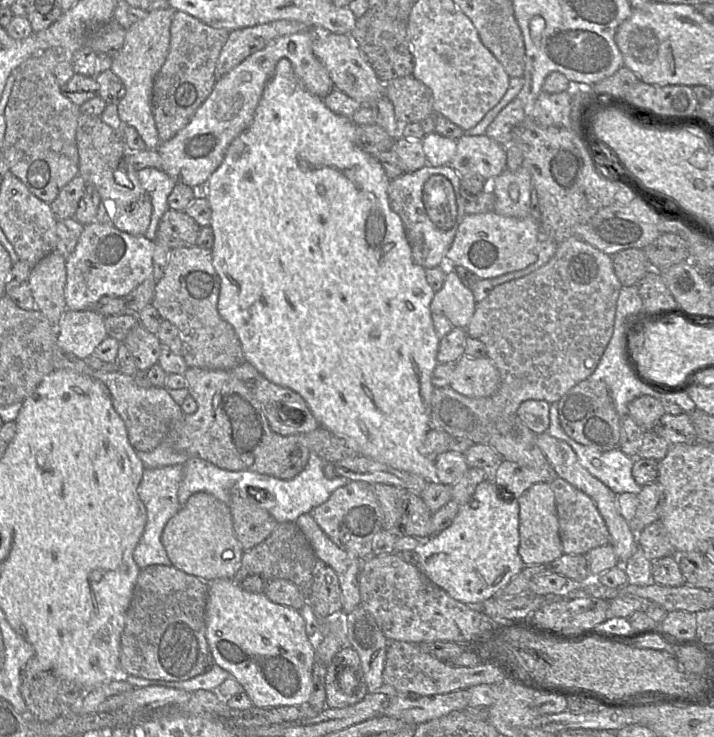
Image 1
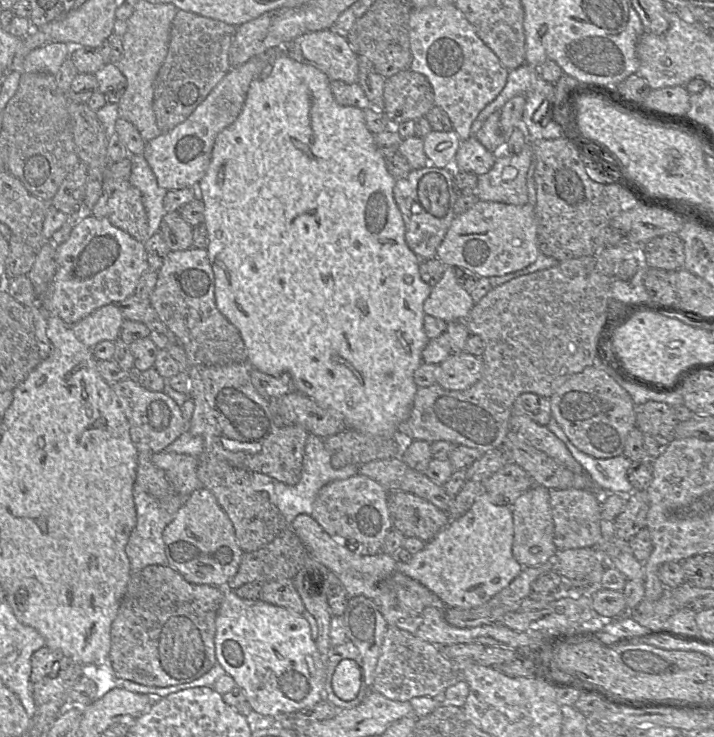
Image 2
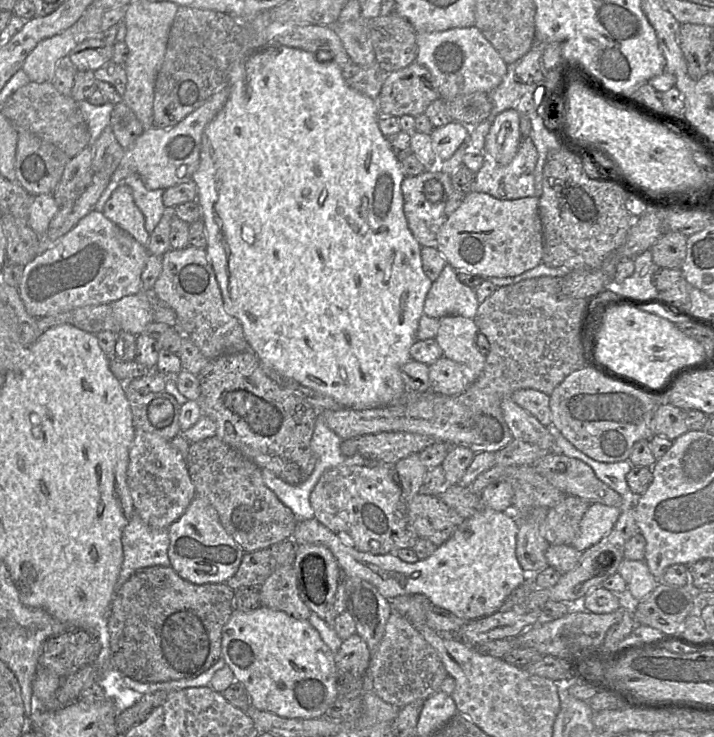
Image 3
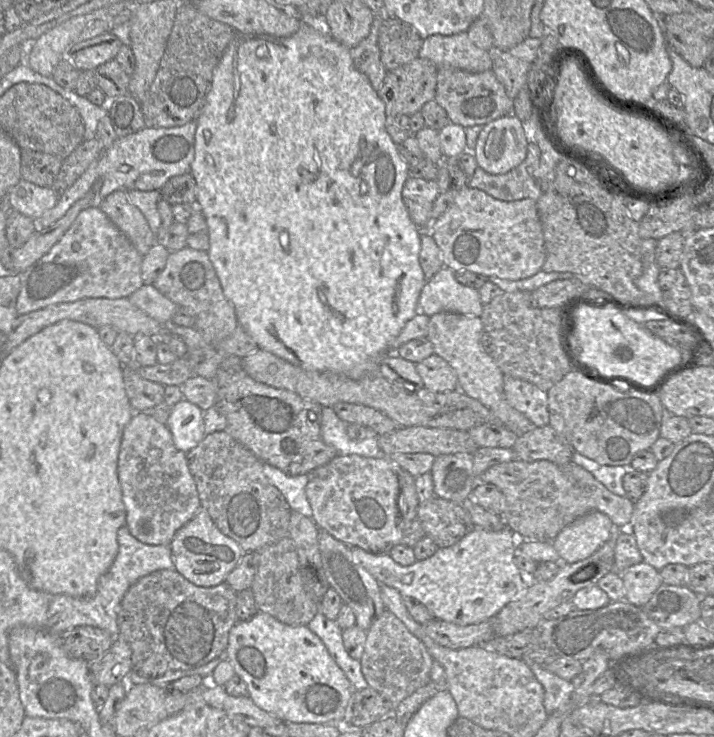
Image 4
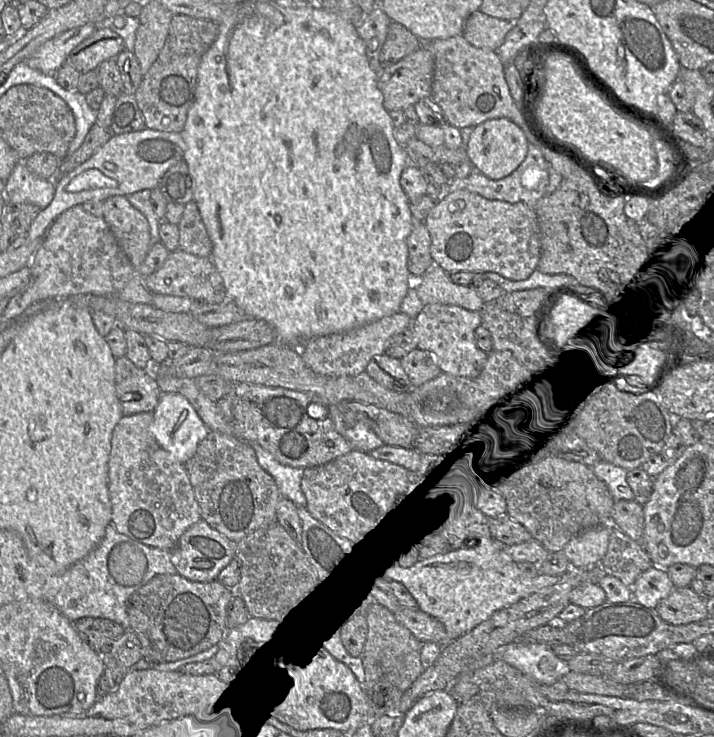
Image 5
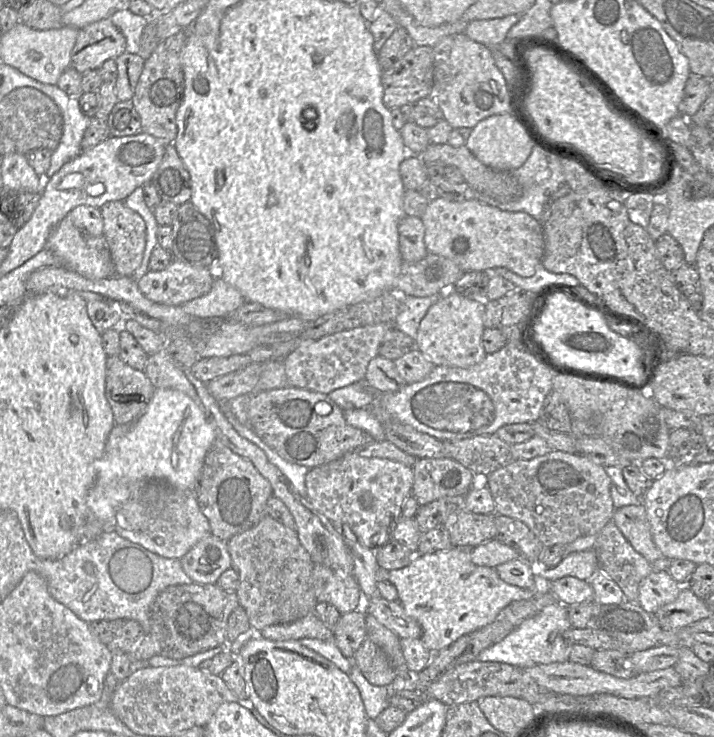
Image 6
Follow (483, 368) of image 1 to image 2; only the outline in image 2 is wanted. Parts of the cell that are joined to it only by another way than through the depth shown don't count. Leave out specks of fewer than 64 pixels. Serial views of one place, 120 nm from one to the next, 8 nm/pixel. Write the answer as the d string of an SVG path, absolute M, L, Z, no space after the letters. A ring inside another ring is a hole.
M468 352L452 353L437 364L436 383L446 390L465 390L479 380L482 366L482 359Z

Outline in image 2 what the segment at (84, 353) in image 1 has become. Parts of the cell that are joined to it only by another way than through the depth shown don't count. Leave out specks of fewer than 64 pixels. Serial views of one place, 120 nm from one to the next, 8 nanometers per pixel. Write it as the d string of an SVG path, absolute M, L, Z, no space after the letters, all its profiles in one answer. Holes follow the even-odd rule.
M107 304L70 326L75 336L92 349L101 341L119 339L124 317L117 304Z

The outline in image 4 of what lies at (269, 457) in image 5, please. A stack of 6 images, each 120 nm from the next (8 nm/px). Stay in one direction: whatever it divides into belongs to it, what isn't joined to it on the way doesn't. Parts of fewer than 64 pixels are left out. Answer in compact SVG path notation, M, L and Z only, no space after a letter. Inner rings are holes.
M262 463L262 469L268 480L283 494L292 511L312 516L311 505L305 493L307 474L288 475L268 463Z

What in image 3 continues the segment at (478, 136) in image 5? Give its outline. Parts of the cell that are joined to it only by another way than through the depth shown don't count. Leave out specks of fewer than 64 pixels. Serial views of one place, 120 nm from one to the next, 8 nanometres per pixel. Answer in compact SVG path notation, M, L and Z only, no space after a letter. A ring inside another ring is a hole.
M514 109L504 110L492 121L485 138L484 154L499 164L508 164L516 155L520 142L520 114Z

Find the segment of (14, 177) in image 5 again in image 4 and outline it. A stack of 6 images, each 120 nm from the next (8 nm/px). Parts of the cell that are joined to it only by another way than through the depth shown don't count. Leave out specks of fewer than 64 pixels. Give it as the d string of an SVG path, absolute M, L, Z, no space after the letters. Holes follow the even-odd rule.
M21 179L6 196L6 208L37 221L53 208L59 194L52 187L40 187Z

